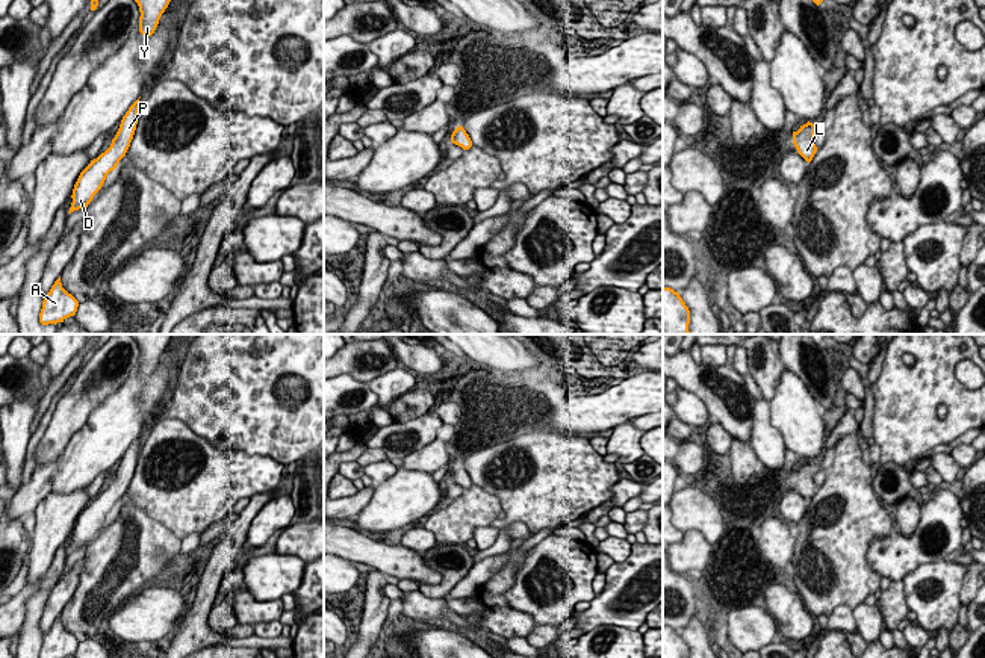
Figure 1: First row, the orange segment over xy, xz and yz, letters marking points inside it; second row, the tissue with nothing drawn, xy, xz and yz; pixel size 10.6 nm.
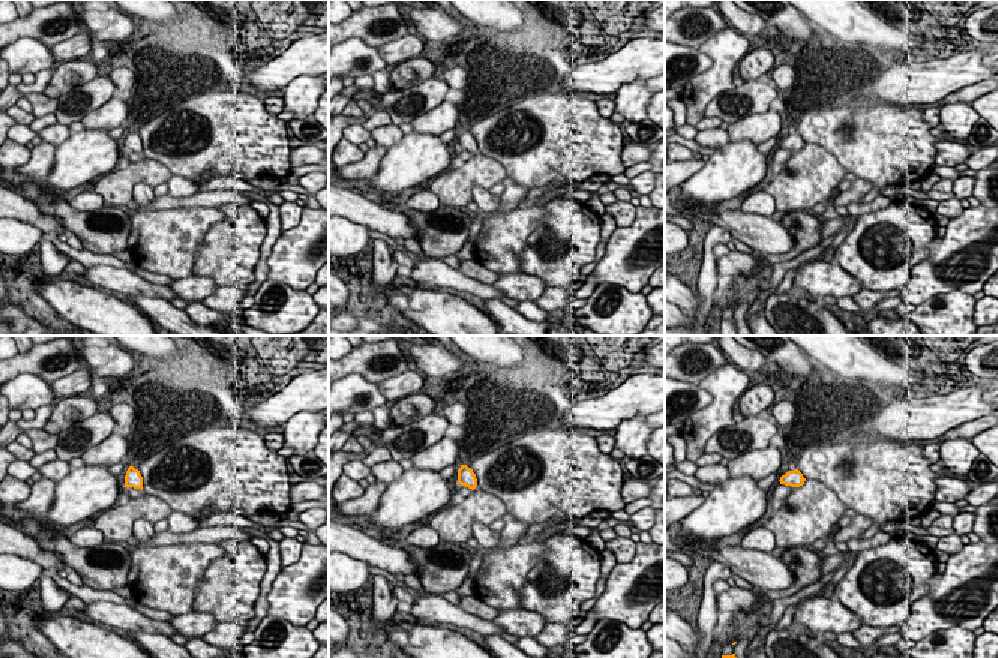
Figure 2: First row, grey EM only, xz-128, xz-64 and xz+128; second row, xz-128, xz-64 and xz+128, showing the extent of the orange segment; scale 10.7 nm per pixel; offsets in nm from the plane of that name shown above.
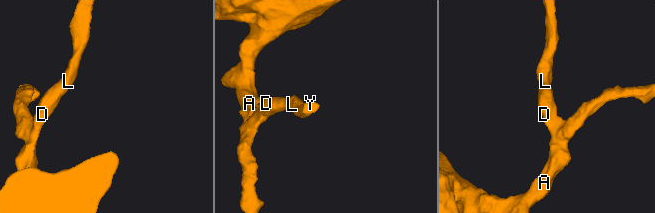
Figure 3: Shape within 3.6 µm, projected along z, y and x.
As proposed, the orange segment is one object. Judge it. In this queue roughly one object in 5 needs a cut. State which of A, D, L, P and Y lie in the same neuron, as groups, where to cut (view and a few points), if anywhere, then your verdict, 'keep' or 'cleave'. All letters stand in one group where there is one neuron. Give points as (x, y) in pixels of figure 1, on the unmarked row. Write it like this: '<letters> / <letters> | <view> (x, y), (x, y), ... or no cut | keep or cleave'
A D L P Y | no cut | keep

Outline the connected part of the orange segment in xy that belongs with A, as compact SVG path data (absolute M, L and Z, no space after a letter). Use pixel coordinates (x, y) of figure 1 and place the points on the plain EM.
M59 616L44 635L39 658L67 658L76 653L77 646L79 640L62 626Z

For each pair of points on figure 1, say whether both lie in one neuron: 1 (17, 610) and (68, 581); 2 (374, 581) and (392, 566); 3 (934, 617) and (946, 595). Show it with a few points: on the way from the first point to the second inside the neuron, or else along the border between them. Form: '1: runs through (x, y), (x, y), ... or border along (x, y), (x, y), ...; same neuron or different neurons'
1: border along (62, 575), (50, 590); different neurons
2: border along (377, 569), (385, 575); different neurons
3: runs through (934, 611), (940, 601); same neuron

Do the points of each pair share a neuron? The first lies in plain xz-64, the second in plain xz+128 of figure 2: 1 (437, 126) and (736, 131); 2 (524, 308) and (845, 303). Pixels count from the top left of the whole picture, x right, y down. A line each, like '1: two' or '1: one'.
1: one
2: one

